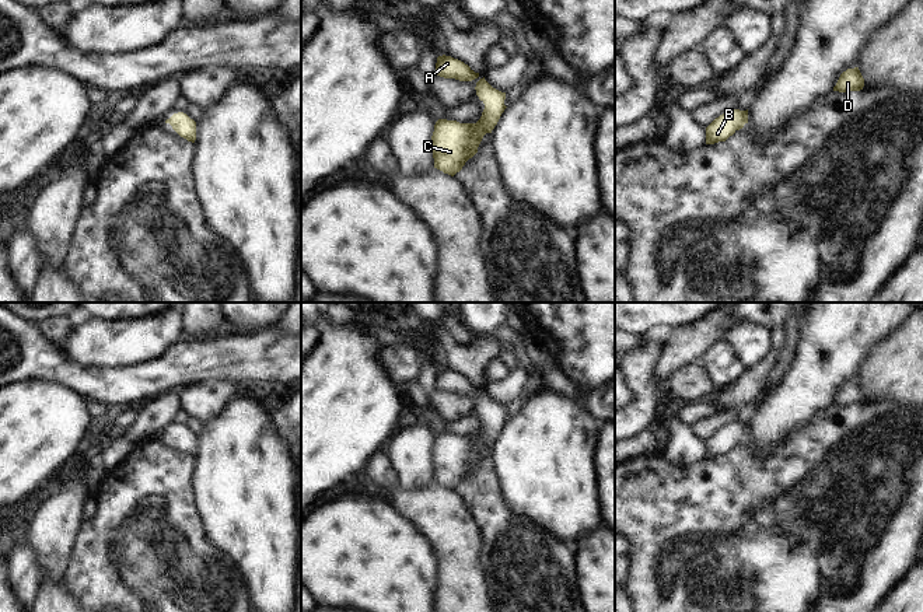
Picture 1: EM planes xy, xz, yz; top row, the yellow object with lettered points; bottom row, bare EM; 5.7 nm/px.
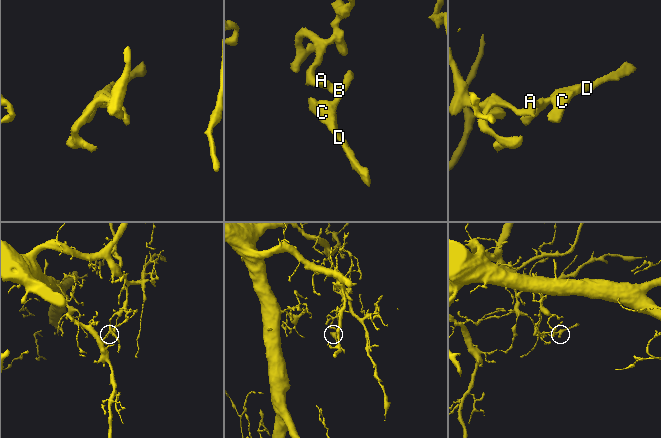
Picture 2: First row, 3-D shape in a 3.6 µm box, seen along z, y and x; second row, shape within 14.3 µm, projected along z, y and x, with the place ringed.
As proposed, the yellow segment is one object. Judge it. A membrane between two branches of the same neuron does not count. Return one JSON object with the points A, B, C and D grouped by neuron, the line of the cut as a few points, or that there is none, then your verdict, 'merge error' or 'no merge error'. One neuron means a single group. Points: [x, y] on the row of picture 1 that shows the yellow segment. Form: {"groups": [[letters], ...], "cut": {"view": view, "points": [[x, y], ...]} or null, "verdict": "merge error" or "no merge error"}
{"groups": [["A", "B", "C", "D"]], "cut": null, "verdict": "no merge error"}

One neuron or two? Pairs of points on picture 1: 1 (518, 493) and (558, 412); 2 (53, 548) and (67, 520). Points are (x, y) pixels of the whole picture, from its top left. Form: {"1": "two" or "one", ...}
{"1": "one", "2": "one"}

